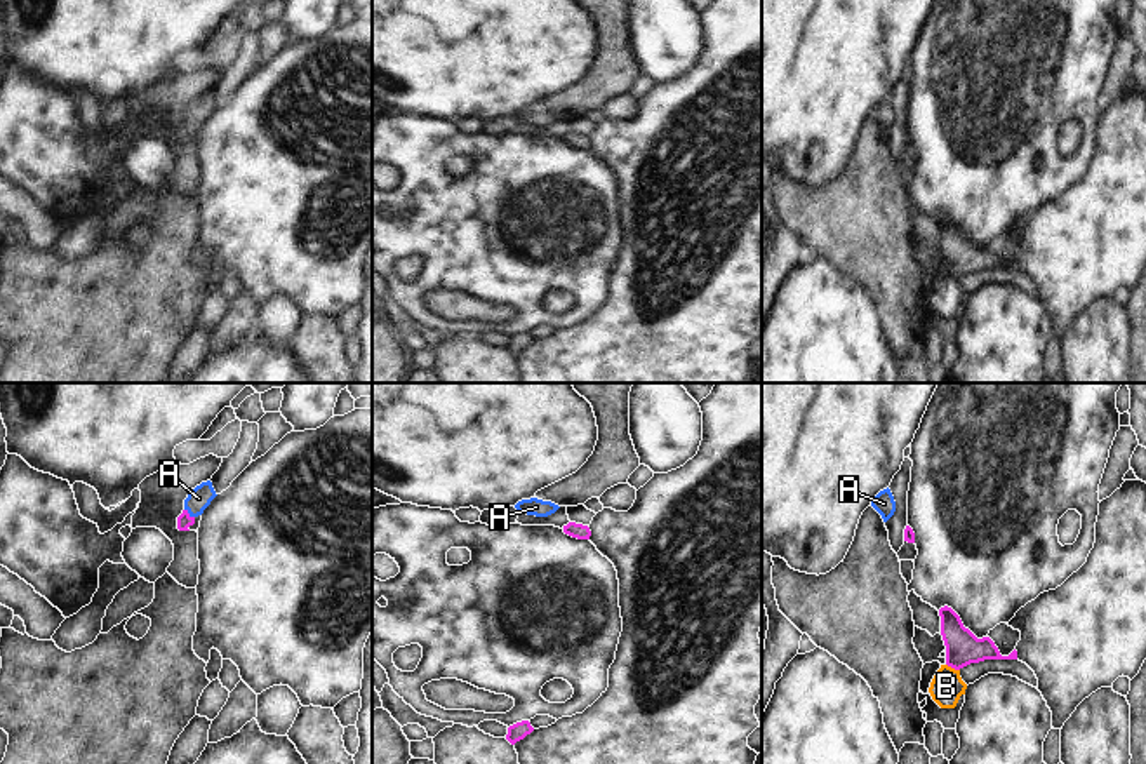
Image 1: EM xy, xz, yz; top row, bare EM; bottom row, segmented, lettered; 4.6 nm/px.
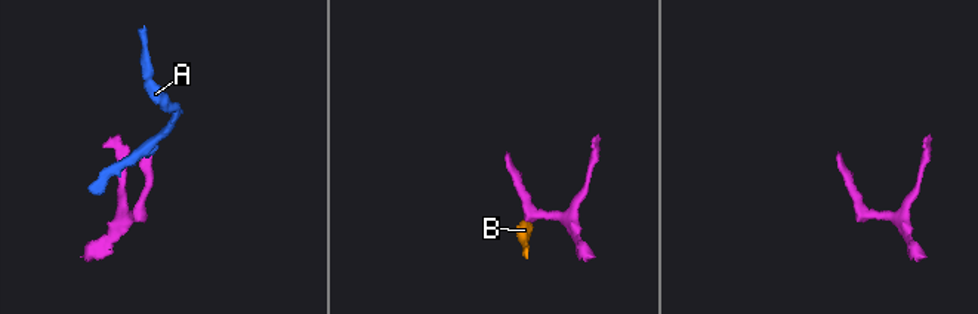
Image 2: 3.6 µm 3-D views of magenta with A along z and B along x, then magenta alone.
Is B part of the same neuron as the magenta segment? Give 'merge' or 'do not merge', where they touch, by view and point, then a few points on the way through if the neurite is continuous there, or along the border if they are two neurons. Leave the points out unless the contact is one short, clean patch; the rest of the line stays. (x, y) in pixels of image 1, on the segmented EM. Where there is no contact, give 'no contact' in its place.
do not merge | yz (953, 667) | along yz (946, 663), (959, 670)

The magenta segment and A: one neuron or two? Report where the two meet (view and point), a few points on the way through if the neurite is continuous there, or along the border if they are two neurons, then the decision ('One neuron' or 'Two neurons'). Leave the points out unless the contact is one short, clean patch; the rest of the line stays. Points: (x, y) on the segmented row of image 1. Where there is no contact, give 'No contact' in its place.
Touches magenta at xy (188, 514). Path across: xy (185, 521), (188, 514), (199, 498). One neuron.

